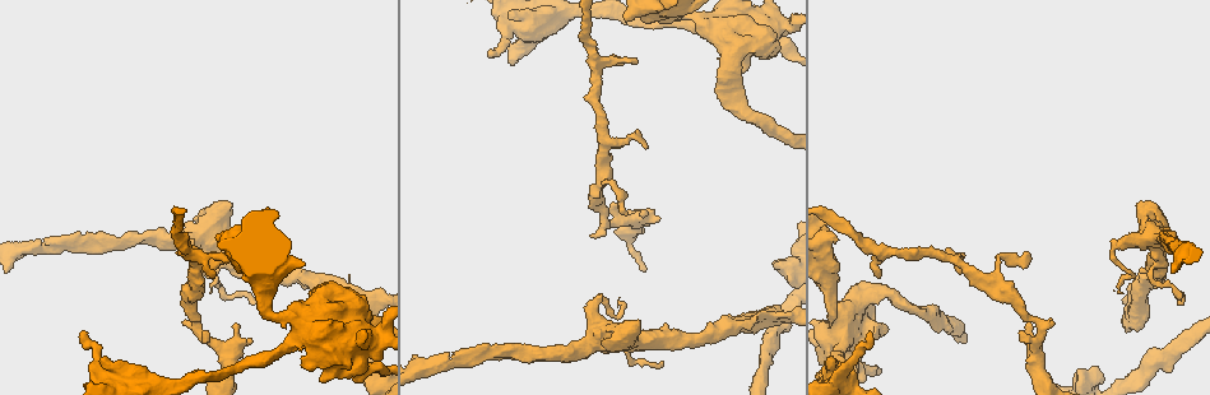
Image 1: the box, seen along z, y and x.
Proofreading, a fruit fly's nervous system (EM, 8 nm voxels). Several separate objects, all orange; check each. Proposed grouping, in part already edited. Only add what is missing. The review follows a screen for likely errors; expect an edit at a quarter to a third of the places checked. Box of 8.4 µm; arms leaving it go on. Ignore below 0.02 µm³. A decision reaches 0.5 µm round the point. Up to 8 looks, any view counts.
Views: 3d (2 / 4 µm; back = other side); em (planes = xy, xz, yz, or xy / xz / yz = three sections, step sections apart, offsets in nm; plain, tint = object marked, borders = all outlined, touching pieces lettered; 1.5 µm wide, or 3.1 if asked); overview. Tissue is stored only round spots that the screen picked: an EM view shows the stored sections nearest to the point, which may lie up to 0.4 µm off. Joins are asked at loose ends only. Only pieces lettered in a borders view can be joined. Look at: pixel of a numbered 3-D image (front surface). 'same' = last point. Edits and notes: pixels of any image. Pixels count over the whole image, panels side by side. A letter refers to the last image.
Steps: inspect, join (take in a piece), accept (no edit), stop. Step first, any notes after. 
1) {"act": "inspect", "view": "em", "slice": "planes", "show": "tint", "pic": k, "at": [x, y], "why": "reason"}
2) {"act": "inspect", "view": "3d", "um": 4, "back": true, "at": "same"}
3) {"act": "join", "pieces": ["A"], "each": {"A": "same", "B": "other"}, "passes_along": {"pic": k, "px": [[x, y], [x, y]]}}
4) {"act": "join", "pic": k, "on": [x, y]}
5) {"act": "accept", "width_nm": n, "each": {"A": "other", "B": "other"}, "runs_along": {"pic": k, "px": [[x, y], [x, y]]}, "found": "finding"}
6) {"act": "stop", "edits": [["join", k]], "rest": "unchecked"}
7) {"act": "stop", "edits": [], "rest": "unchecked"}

{"act": "inspect", "view": "em", "slice": "xz", "step": 8, "show": "tint", "pic": 1, "at": [618, 56], "why": "free end"}

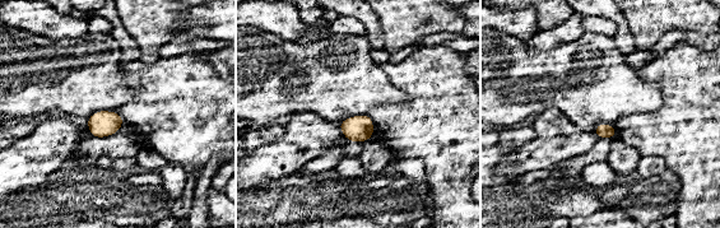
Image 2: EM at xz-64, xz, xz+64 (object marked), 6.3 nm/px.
{"act": "inspect", "view": "em", "slice": "planes", "show": "borders", "at": "same", "why": "cut it another way"}

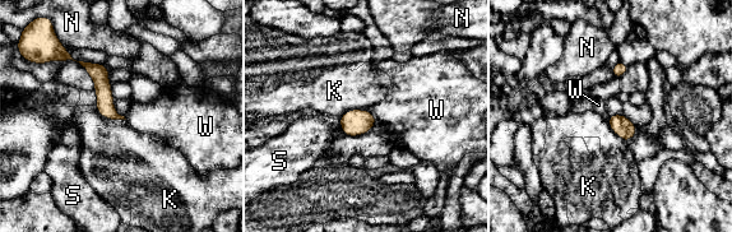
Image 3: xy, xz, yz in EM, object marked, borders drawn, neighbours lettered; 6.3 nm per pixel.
{"act": "accept", "longest_contact_nm": ["K", 220], "each": {"K": "other", "N": "other", "S": "other", "W": "other"}, "border": {"pic": 3, "px": [[95, 106], [106, 117], [125, 120]]}, "found": "no lettered piece goes on from it"}

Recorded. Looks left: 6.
{"act": "inspect", "view": "em", "slice": "xz", "step": 8, "show": "tint", "pic": 1, "at": [233, 325], "why": "branch stops here"}

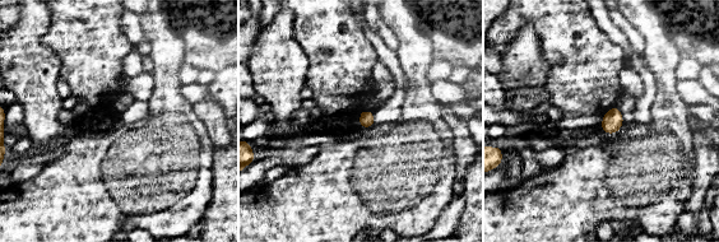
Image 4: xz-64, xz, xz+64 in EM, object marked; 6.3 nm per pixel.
{"act": "inspect", "view": "em", "slice": "planes", "show": "borders", "at": "same"}

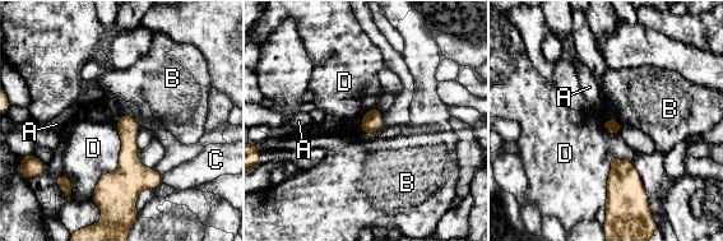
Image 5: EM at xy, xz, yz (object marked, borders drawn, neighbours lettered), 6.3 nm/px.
{"act": "accept", "each": {"A": "other", "B": "other", "C": "other", "D": "other"}, "border": {"pic": 5, "px": [[116, 125], [119, 167], [89, 199]]}, "found": "no lettered piece goes on from it"}

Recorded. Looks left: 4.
{"act": "inspect", "view": "em", "slice": "xz", "step": 4, "show": "tint", "pic": 1, "at": [871, 332], "why": "branch stops here"}

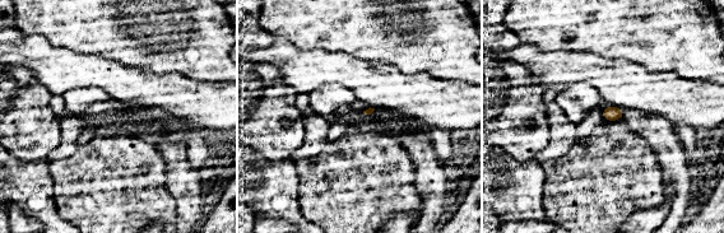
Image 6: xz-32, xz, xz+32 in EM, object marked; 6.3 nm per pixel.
{"act": "inspect", "view": "em", "slice": "planes", "show": "borders", "at": "same"}

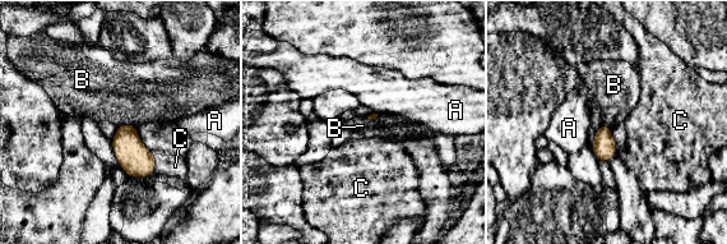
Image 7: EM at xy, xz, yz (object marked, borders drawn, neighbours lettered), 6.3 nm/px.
{"act": "accept", "each": {"A": "other", "B": "other", "C": "other"}, "found": "none of them fits"}

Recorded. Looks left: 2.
{"act": "stop", "edits": [], "rest": "unchecked"}

